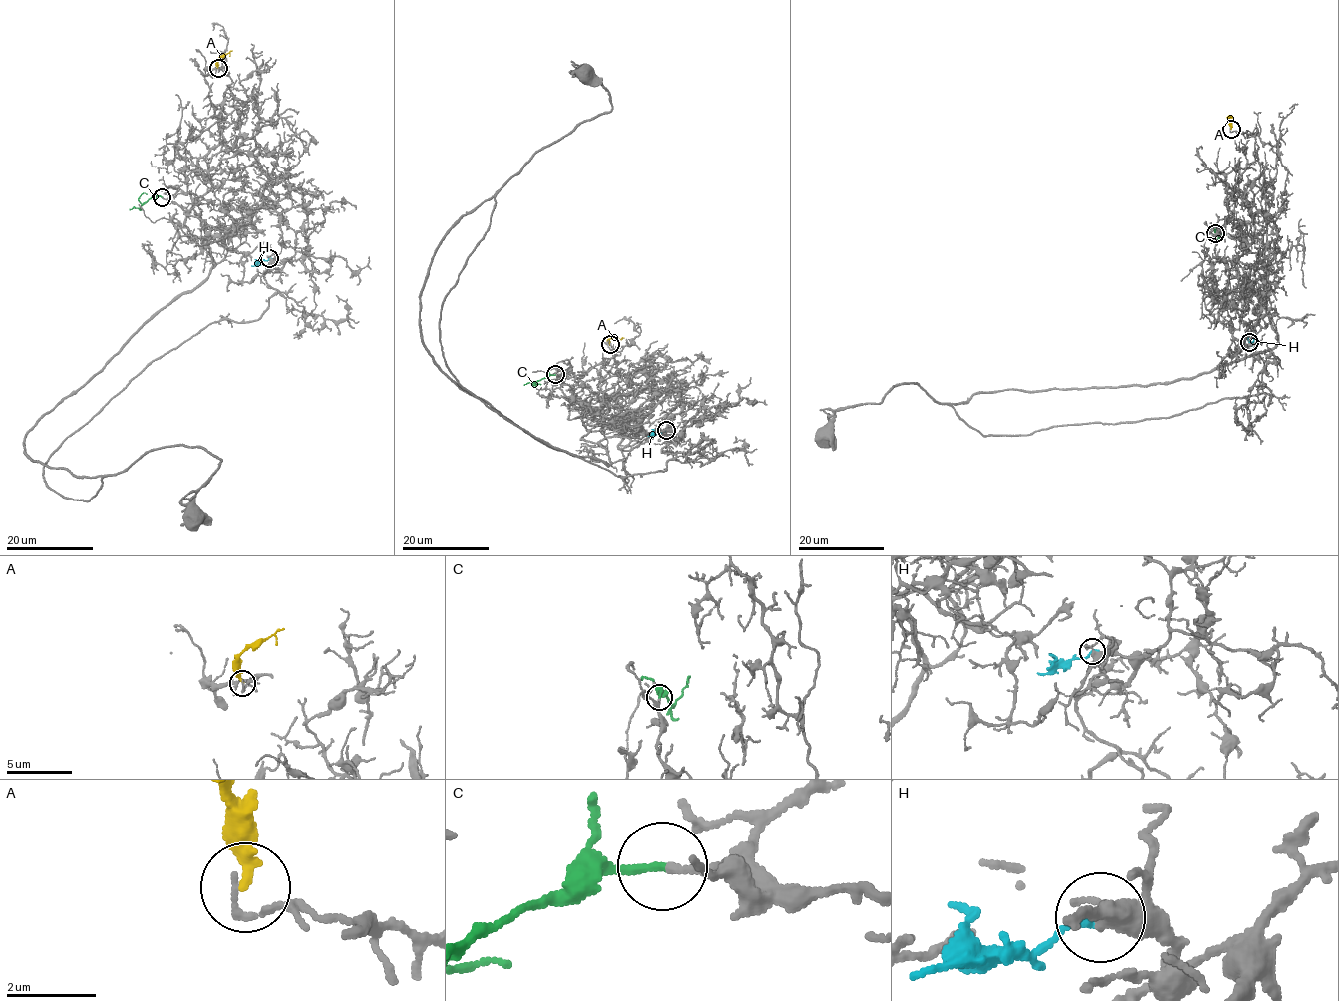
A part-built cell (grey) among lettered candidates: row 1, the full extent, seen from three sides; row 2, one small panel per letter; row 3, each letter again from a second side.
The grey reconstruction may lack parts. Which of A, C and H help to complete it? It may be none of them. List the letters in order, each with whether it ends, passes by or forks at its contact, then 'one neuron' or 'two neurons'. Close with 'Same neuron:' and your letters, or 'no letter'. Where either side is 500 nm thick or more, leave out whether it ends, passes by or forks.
A: it ends | two neurons
C: it ends | one neuron
H: it ends | two neurons
Same neuron: C

